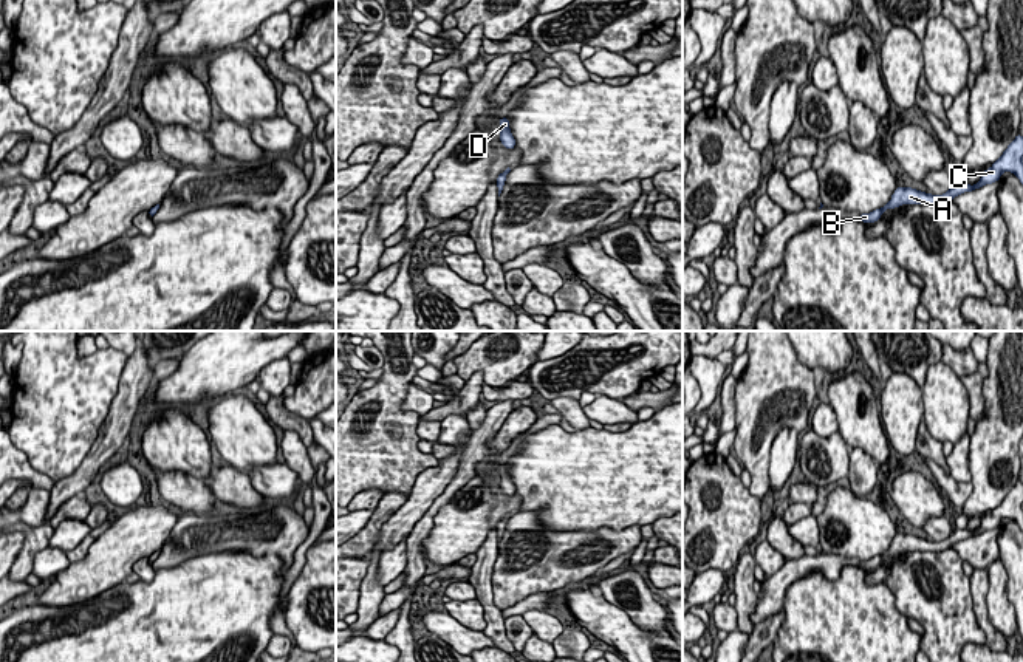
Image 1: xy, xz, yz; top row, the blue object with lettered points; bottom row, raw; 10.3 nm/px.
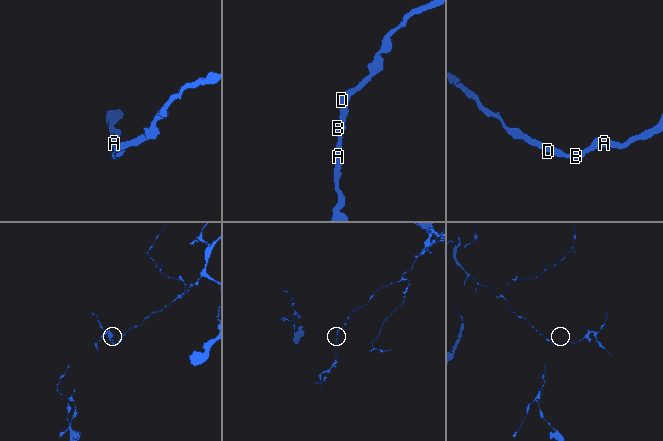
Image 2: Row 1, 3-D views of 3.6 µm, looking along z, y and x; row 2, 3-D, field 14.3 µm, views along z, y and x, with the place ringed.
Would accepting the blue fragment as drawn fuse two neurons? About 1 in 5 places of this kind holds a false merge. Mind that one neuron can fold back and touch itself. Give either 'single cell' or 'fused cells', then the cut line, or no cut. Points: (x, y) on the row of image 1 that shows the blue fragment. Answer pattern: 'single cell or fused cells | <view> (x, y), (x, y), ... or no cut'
single cell | no cut

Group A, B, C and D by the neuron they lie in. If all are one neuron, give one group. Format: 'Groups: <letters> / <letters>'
Groups: A B C D

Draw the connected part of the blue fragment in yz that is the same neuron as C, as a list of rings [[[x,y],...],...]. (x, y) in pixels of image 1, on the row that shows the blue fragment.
[[[1018,133],[1015,139],[1008,145],[1003,155],[992,164],[990,169],[981,173],[980,181],[975,186],[970,184],[953,184],[944,195],[932,195],[912,187],[896,187],[891,200],[881,209],[870,213],[860,213],[859,221],[874,223],[878,221],[887,209],[895,209],[902,204],[932,204],[941,206],[952,201],[955,196],[977,190],[986,184],[992,184],[1001,178],[1003,172],[1012,172],[1014,176],[1023,184],[1023,136]]]

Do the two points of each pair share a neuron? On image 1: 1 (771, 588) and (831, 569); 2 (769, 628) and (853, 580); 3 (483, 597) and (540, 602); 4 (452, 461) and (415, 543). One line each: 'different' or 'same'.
1: same
2: different
3: different
4: different

